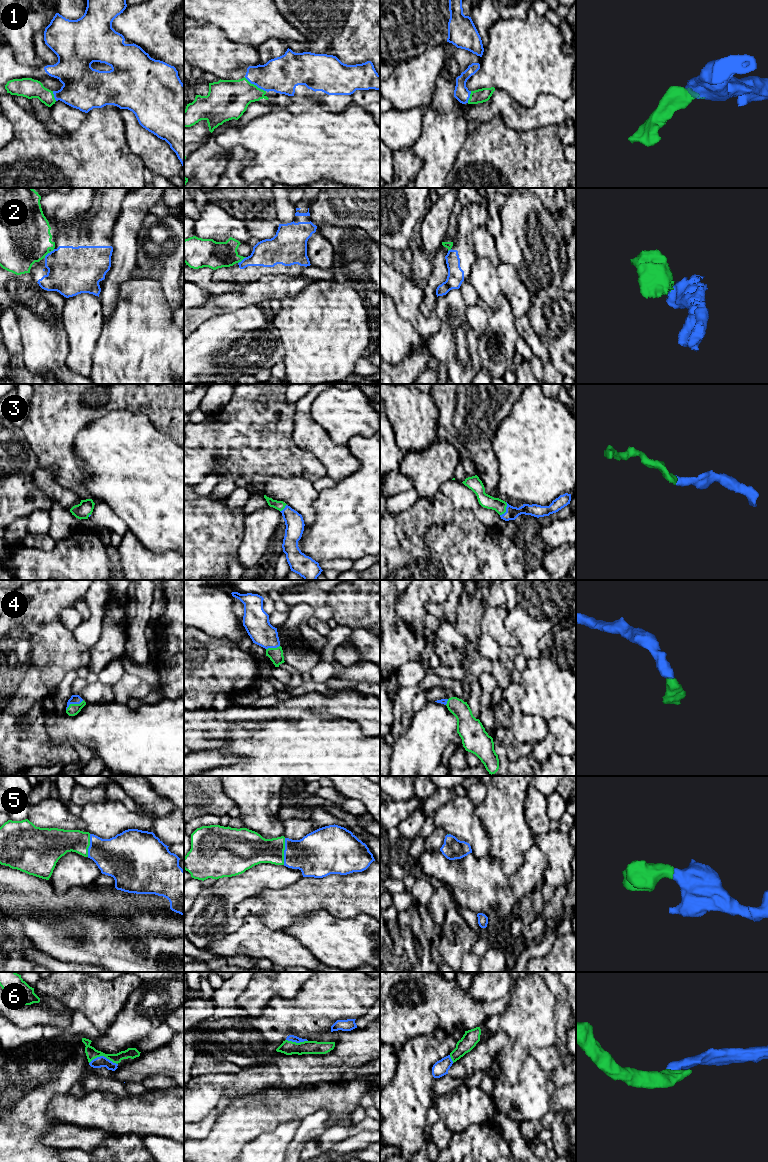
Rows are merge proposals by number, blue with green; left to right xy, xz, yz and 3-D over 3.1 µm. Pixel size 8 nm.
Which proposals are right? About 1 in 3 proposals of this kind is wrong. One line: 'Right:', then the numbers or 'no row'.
Right: 1, 3, 4, 5, 6

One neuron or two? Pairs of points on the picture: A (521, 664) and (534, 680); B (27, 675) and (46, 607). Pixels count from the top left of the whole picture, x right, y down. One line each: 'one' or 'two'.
A: two
B: one

